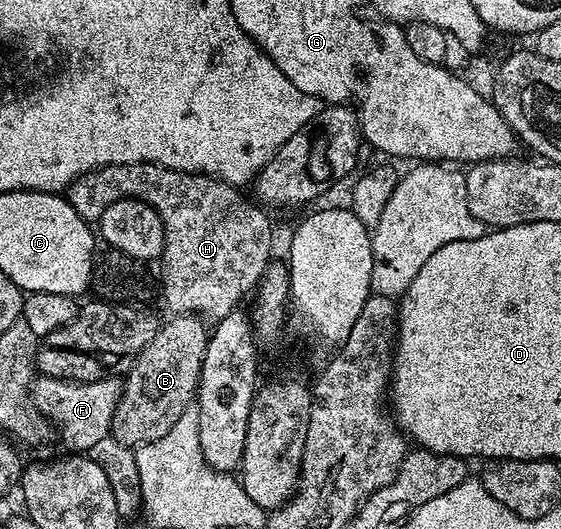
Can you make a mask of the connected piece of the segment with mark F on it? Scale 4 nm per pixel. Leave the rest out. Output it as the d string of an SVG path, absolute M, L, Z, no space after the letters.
M41 375L33 380L33 404L40 414L53 422L54 428L59 429L59 439L70 447L70 452L88 453L97 442L110 438L122 386L122 380L117 377L74 383L71 379Z

